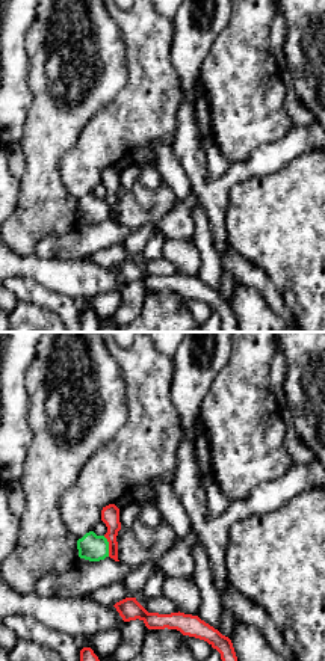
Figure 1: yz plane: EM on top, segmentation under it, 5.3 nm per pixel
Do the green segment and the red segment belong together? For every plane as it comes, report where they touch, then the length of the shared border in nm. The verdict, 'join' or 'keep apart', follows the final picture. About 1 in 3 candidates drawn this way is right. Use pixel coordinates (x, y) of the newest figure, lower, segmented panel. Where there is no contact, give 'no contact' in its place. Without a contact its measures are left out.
meets green at (108, 547); contact 120 nm long

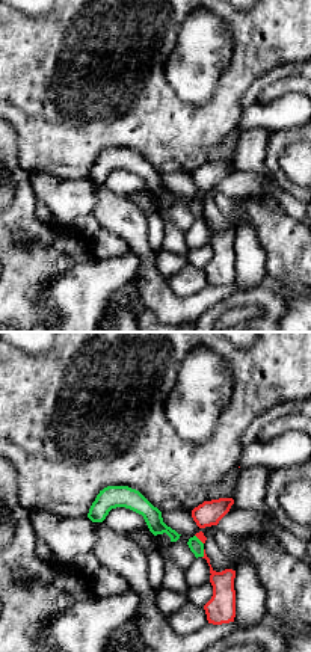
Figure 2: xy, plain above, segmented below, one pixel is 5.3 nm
meets green at (203, 554); contact 50 nm long

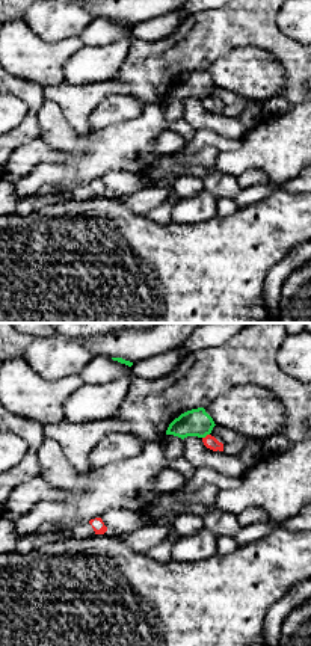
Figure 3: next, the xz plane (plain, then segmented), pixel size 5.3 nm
meets green at (206, 435); contact 50 nm long

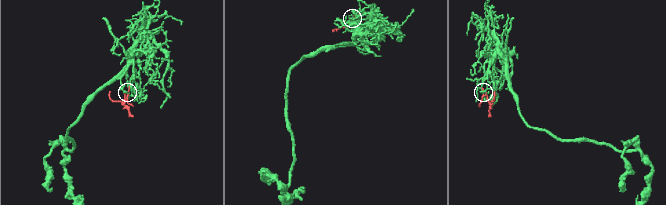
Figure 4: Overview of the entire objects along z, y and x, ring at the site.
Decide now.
keep apart

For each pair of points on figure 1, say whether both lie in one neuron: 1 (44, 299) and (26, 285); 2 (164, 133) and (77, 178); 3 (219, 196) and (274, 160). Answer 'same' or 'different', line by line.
1: same
2: same
3: same

